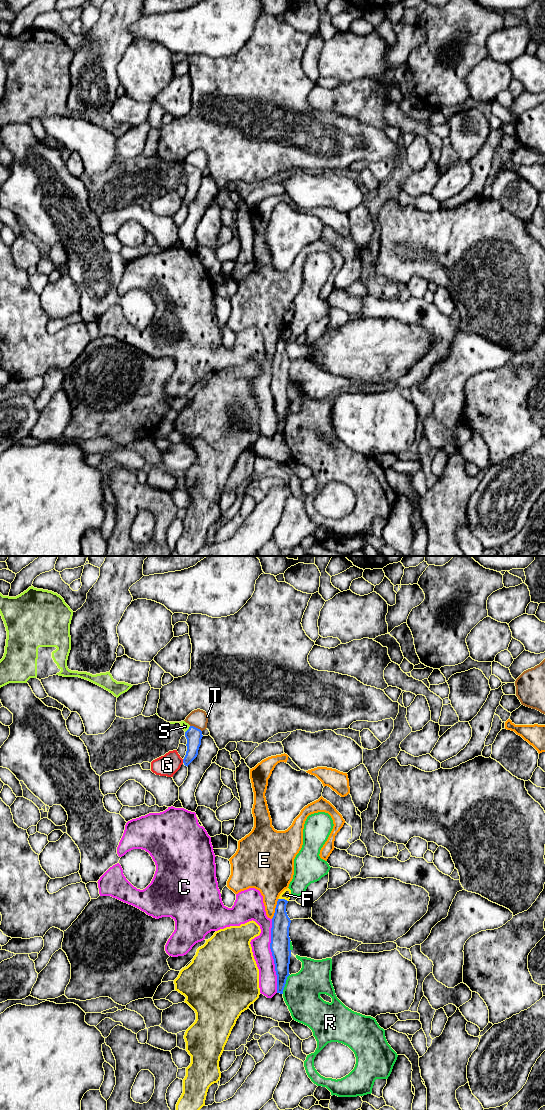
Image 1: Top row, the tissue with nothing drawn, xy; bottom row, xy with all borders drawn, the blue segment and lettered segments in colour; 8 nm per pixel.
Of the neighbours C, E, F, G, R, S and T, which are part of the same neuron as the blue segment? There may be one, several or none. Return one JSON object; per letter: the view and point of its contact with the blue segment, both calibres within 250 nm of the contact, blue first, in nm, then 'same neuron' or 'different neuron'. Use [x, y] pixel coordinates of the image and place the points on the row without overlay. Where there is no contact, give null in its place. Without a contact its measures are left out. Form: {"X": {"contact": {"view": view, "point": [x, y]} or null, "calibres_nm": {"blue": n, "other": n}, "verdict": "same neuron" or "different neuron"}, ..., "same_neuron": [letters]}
{"C": {"contact": {"view": "xy", "point": [272, 395]}, "calibres_nm": {"blue": 160, "other": 150}, "verdict": "different neuron"}, "E": {"contact": {"view": "xy", "point": [275, 349]}, "calibres_nm": {"blue": 150, "other": 280}, "verdict": "different neuron"}, "F": {"contact": {"view": "xy", "point": [283, 339]}, "calibres_nm": {"blue": 140, "other": 70}, "verdict": "different neuron"}, "G": {"contact": {"view": "xy", "point": [183, 201]}, "calibres_nm": {"blue": 130, "other": 170}, "verdict": "different neuron"}, "R": {"contact": {"view": "xy", "point": [285, 423]}, "calibres_nm": {"blue": 150, "other": 300}, "verdict": "different neuron"}, "S": {"contact": {"view": "xy", "point": [188, 169]}, "calibres_nm": {"blue": 130, "other": 60}, "verdict": "same neuron"}, "T": {"contact": {"view": "xy", "point": [196, 168]}, "calibres_nm": {"blue": 130, "other": 150}, "verdict": "different neuron"}, "same_neuron": ["S"]}

